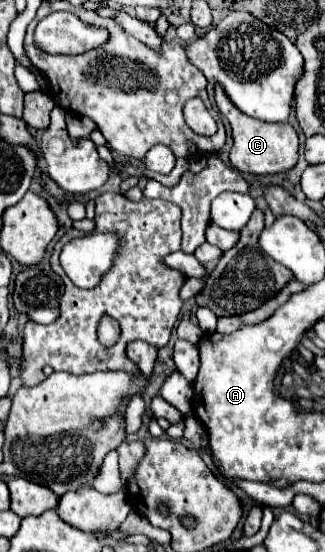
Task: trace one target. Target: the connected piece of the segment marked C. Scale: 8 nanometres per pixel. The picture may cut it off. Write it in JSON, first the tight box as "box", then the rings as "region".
{"box":[215,85,299,175],"region":[[[215,85],[215,103],[231,125],[233,147],[229,153],[229,161],[237,171],[267,175],[267,173],[281,173],[281,171],[295,167],[297,153],[299,153],[299,141],[297,141],[295,129],[289,123],[267,123],[267,121],[247,117],[243,111],[239,111],[231,103],[231,99],[227,97],[221,85]]]}

